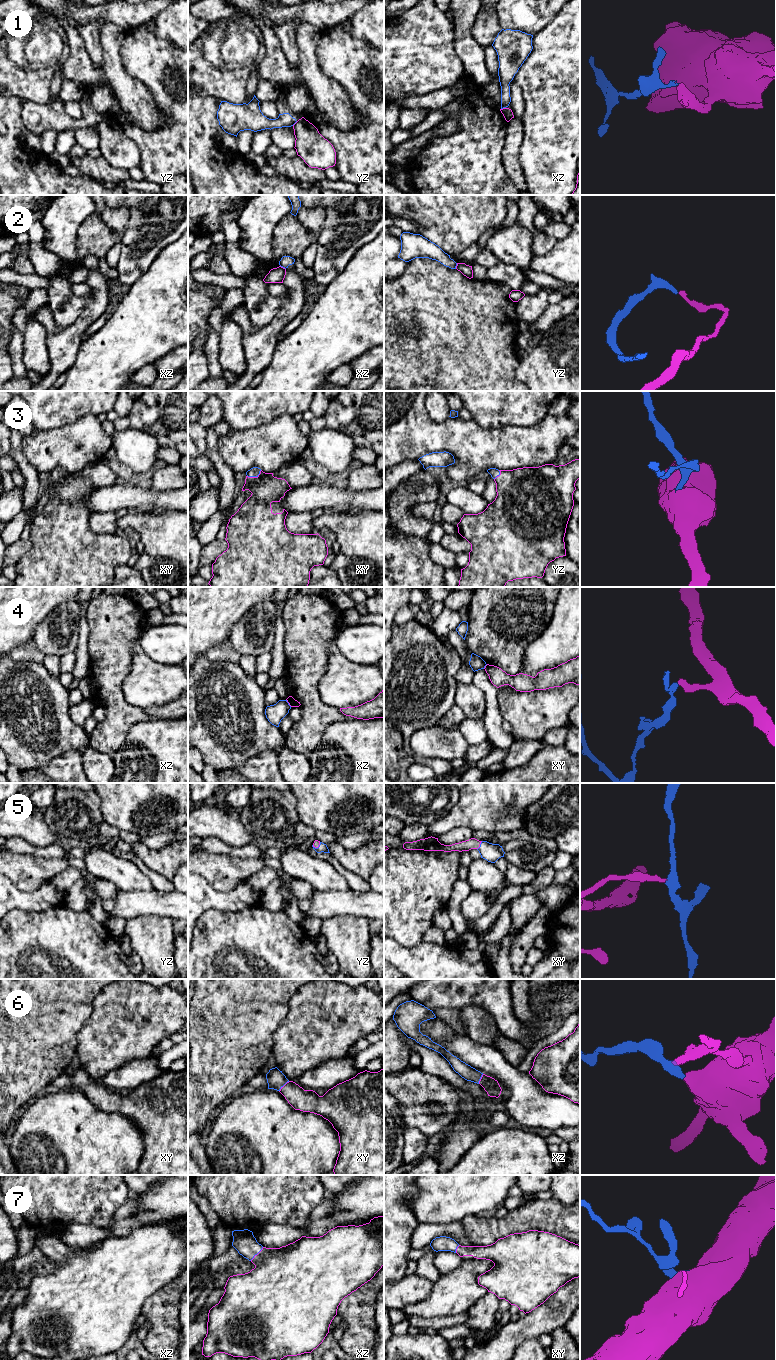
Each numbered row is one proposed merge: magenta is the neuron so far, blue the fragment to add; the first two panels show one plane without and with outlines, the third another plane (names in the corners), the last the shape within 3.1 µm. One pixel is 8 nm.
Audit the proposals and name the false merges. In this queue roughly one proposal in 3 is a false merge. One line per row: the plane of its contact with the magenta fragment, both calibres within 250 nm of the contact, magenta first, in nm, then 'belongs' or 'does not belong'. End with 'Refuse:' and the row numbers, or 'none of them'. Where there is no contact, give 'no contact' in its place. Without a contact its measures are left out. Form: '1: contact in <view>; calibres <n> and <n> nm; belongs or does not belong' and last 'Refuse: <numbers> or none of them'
1: contact in yz; calibres 240 and 110 nm; does not belong
2: contact in xz; calibres 130 and 90 nm; does not belong
3: contact in xy; calibres 240 and 80 nm; belongs
4: contact in xz; calibres 70 and 150 nm; does not belong
5: contact in xy; calibres 90 and 140 nm; belongs
6: contact in xy; calibres 180 and 150 nm; belongs
7: contact in xz; calibres 440 and 180 nm; belongs
Refuse: 1, 2, 4

